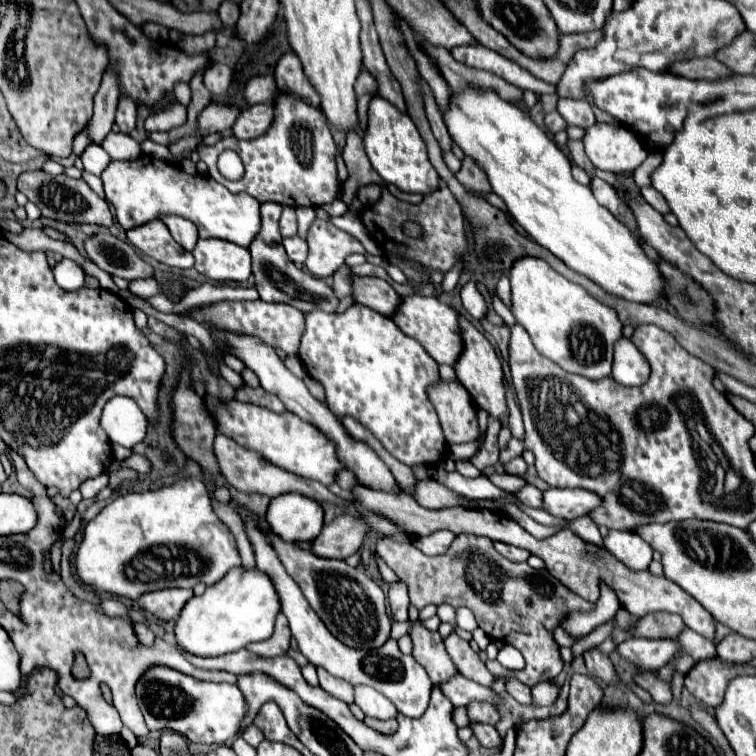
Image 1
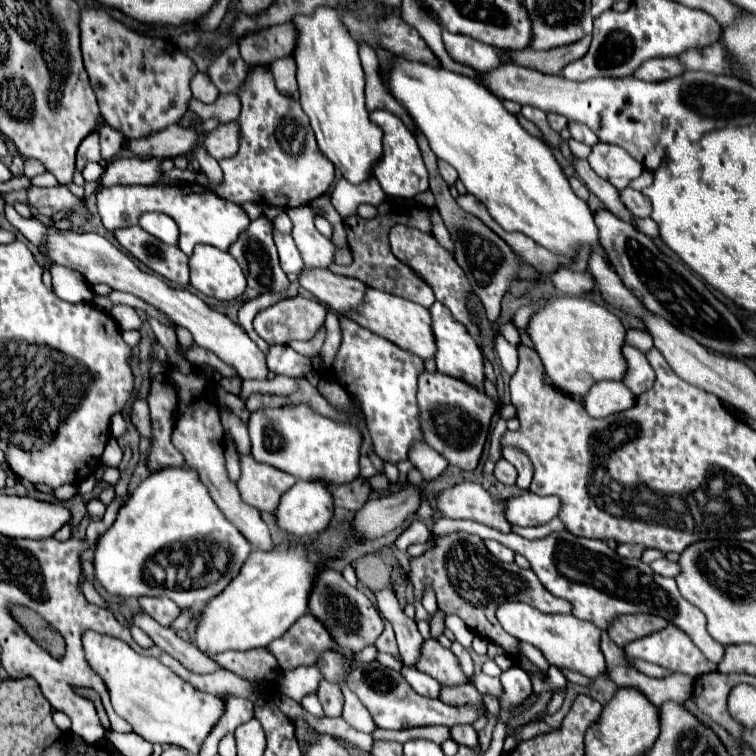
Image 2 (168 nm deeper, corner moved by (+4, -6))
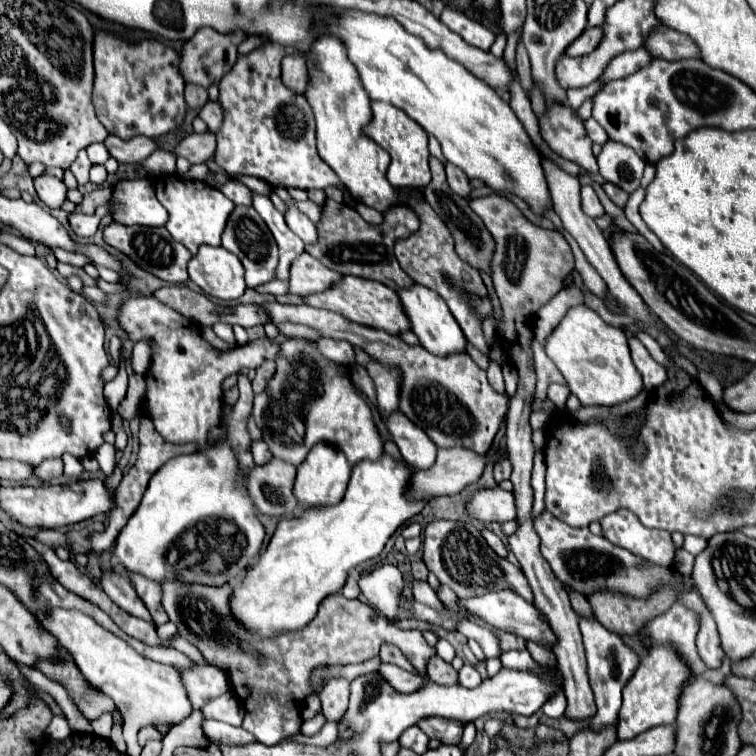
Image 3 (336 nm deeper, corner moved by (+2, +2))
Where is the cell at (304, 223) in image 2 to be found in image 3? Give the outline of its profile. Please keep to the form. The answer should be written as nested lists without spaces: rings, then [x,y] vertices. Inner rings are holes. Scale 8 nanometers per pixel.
[[[294,206],[288,208],[286,224],[290,226],[290,230],[294,234],[298,234],[302,238],[304,244],[316,244],[318,242],[318,228],[316,228],[316,224],[308,216],[304,216],[300,210],[296,210]]]

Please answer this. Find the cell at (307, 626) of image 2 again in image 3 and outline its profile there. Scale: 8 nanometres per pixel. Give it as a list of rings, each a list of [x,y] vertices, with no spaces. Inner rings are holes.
[[[166,582],[162,586],[164,590],[164,598],[162,604],[170,616],[170,620],[178,626],[178,634],[186,640],[190,640],[194,646],[198,646],[198,650],[202,654],[206,654],[206,660],[212,662],[214,666],[222,668],[230,682],[232,688],[238,690],[238,698],[244,704],[246,710],[246,718],[242,722],[242,728],[248,730],[250,734],[256,736],[258,742],[266,744],[266,746],[274,746],[290,736],[294,736],[300,730],[300,706],[306,700],[308,694],[312,694],[314,686],[310,682],[310,672],[314,666],[334,666],[334,664],[360,664],[372,656],[378,654],[380,646],[384,642],[388,644],[396,644],[404,656],[412,662],[412,666],[418,672],[426,672],[428,660],[432,656],[436,656],[436,648],[432,648],[420,630],[400,630],[396,626],[392,626],[392,622],[384,616],[380,616],[372,606],[360,602],[360,600],[348,600],[342,594],[332,594],[328,598],[324,598],[320,602],[318,614],[316,618],[306,624],[306,628],[302,630],[294,630],[294,632],[284,632],[278,638],[272,640],[262,640],[250,632],[246,632],[232,616],[228,610],[228,598],[232,588],[214,588],[214,586],[186,586],[186,584],[178,584],[178,582]]]

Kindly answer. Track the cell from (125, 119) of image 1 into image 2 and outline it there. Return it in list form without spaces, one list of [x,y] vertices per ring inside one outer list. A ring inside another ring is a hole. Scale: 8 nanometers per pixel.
[[[102,126],[100,130],[100,154],[102,154],[102,160],[104,162],[110,162],[122,148],[122,134],[116,132],[114,128],[110,126]]]

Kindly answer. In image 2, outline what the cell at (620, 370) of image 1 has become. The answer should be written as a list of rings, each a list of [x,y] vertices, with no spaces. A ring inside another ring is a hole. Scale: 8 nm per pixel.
[[[626,344],[622,348],[622,352],[624,352],[624,358],[628,360],[628,374],[626,374],[624,384],[634,392],[634,396],[640,396],[642,392],[652,388],[652,384],[656,380],[654,370],[648,364],[644,352],[640,352],[638,348]]]

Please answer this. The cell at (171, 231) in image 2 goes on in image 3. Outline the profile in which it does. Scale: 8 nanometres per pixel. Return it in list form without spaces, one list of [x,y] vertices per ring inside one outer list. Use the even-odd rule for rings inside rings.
[[[148,178],[122,180],[114,186],[112,198],[116,202],[112,218],[120,224],[164,226],[168,222],[166,208],[156,200]]]

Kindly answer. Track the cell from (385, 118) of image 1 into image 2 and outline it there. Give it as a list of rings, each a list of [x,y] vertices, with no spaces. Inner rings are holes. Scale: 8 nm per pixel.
[[[388,110],[370,112],[370,120],[374,124],[378,124],[382,128],[382,132],[384,132],[384,138],[382,138],[384,156],[374,168],[374,176],[380,182],[382,190],[388,196],[396,196],[396,198],[414,198],[416,194],[426,192],[428,190],[428,170],[426,170],[426,166],[422,162],[420,148],[416,144],[416,138],[410,134],[410,130],[402,124],[402,120],[398,116],[394,116]]]

